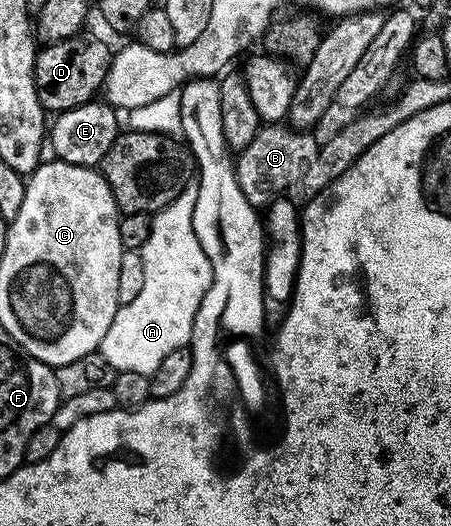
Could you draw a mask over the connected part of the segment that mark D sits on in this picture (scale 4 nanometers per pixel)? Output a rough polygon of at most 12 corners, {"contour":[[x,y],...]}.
{"contour":[[80,33],[38,48],[44,112],[100,94],[113,51]]}

